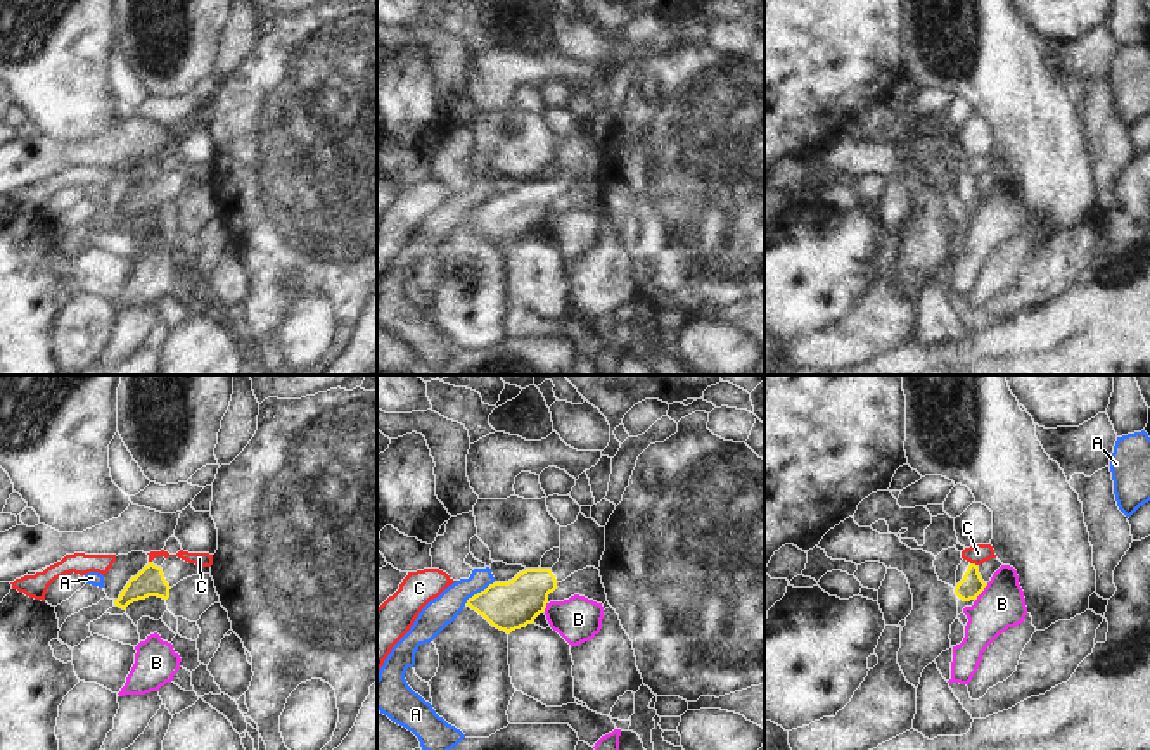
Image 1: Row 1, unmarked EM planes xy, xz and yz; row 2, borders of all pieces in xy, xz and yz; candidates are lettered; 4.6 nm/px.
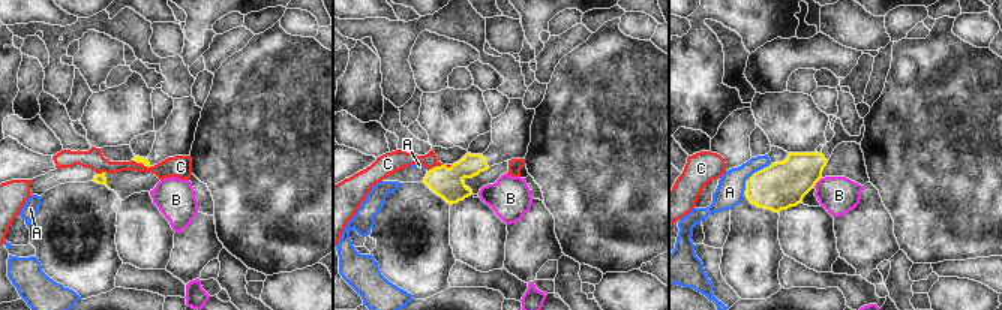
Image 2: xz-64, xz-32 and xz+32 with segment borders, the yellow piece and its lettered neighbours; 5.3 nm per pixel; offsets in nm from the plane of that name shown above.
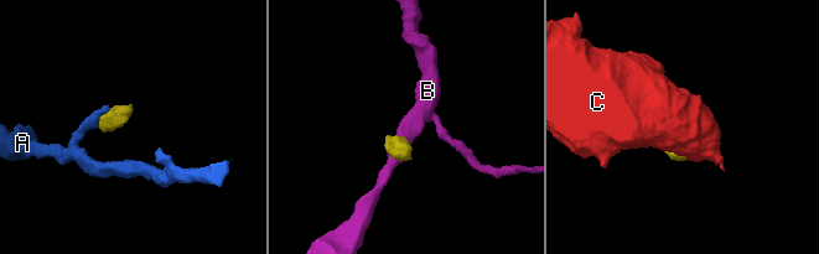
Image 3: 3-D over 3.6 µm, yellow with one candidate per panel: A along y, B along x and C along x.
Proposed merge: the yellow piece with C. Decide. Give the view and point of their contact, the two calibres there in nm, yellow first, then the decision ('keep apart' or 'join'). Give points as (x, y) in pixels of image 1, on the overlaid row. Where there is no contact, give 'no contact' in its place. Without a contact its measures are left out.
contact yz (974, 564); calibres 110 and 90 nm; keep apart

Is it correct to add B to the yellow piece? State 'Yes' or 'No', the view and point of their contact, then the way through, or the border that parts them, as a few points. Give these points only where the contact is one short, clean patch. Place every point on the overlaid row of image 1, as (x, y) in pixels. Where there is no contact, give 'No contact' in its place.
No. Touches yellow at yz (983, 590). Boundary: yz (988, 583), (976, 600)

